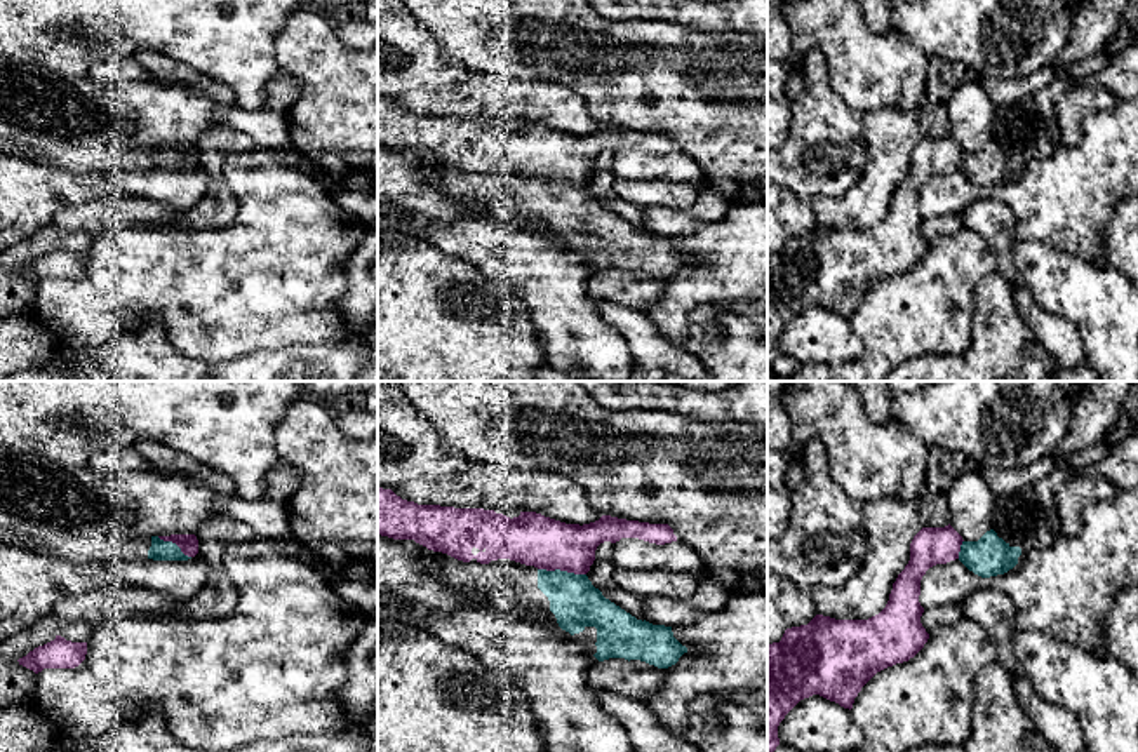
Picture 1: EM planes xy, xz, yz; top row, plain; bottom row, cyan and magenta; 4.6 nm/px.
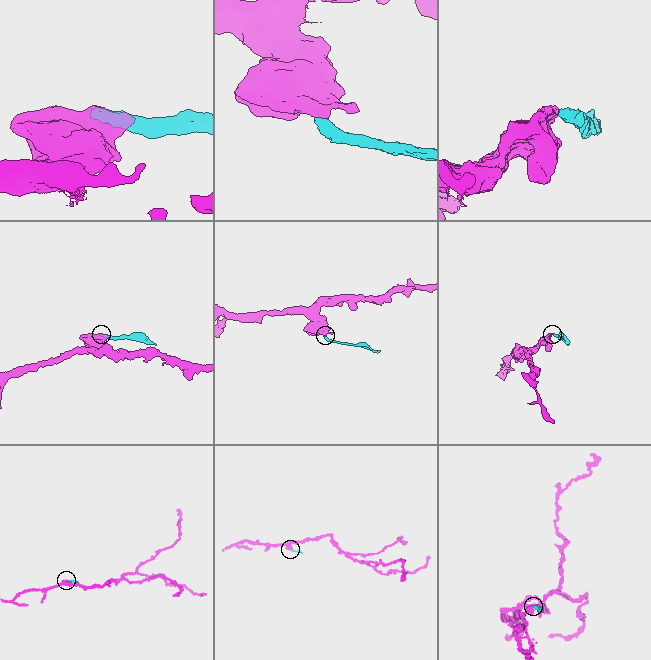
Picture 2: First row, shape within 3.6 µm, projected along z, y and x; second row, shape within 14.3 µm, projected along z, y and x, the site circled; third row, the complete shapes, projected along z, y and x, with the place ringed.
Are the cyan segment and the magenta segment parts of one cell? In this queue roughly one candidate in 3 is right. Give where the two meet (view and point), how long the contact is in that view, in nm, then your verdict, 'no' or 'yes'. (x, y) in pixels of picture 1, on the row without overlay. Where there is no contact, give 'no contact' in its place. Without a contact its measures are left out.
xz (562, 181) | 220 nm | no

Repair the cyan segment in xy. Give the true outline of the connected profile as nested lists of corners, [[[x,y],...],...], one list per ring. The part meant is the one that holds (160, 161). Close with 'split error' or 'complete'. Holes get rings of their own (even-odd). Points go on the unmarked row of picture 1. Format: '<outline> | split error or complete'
[[[0,54],[0,155],[78,172],[188,171],[181,158],[134,141],[136,117],[115,96],[94,104],[94,77],[64,78],[31,63]]] | split error

